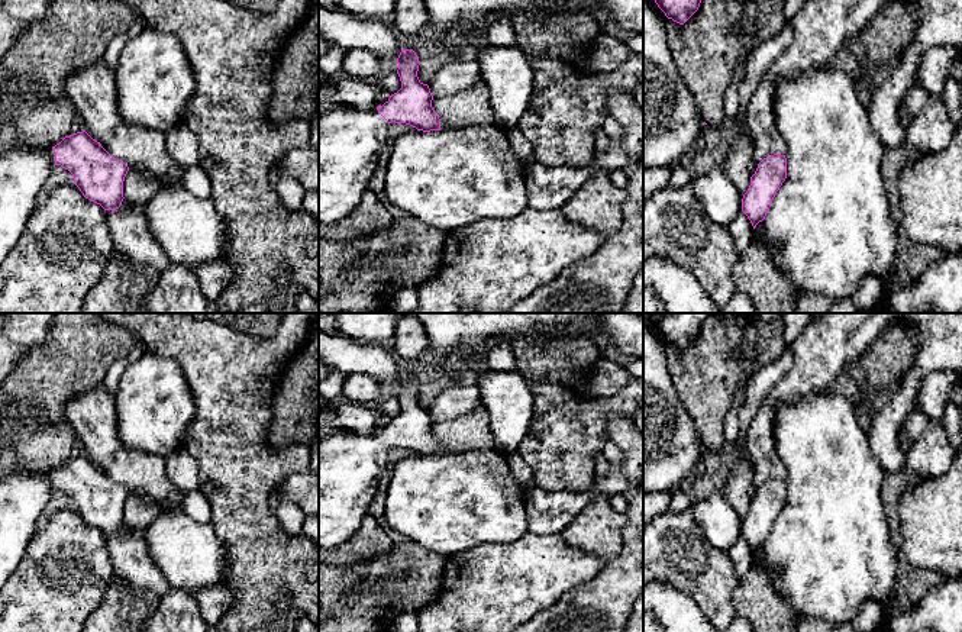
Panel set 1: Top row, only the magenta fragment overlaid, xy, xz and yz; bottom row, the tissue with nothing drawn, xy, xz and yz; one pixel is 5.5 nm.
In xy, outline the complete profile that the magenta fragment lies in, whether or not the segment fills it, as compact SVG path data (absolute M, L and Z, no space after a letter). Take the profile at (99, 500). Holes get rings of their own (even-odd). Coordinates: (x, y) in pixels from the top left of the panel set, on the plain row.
M85 455L65 461L55 471L14 470L0 480L0 589L20 564L30 538L36 533L36 520L49 504L54 490L68 494L83 520L104 535L116 535L122 531L123 506L129 491L112 481Z

